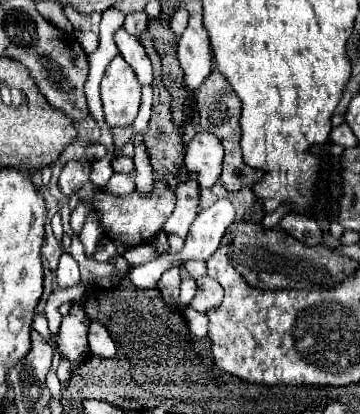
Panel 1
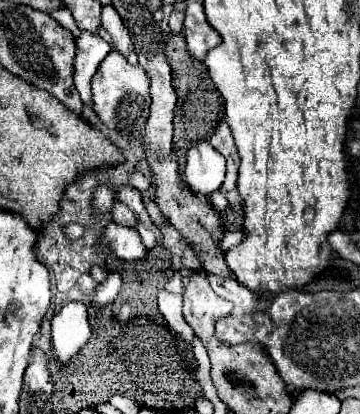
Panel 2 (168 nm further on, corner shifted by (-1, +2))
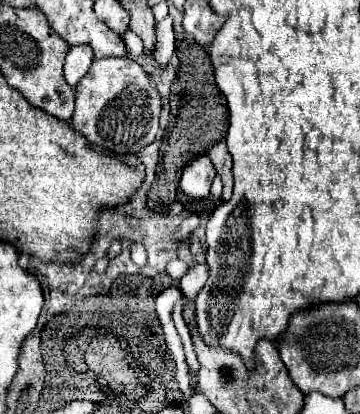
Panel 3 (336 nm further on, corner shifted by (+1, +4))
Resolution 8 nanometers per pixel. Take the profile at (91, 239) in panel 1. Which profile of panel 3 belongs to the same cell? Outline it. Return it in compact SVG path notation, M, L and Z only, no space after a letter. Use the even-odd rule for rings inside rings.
M72 46L64 64L66 82L74 88L76 82L88 72L90 64L92 64L92 50L88 50L88 46Z

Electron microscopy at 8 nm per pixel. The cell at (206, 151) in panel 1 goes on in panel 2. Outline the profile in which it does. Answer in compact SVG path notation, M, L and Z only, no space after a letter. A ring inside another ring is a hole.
M200 140L190 146L184 168L184 180L190 188L198 194L210 194L224 182L224 172L226 160L212 144L208 144L208 140Z

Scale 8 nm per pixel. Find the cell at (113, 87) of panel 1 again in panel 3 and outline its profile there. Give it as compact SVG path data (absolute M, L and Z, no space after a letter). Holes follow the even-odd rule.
M130 56L94 60L74 92L76 108L70 118L70 126L84 134L88 142L114 154L138 154L142 148L154 142L162 110L162 96L142 66Z

